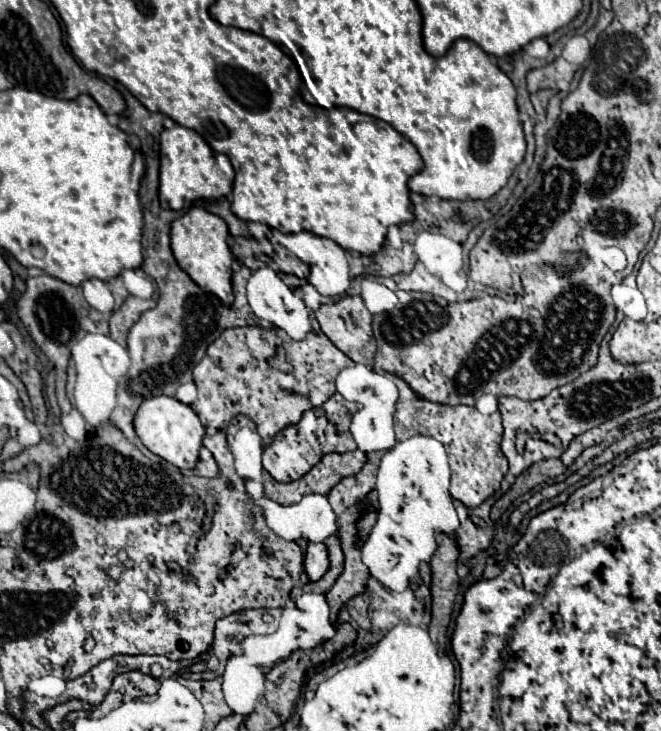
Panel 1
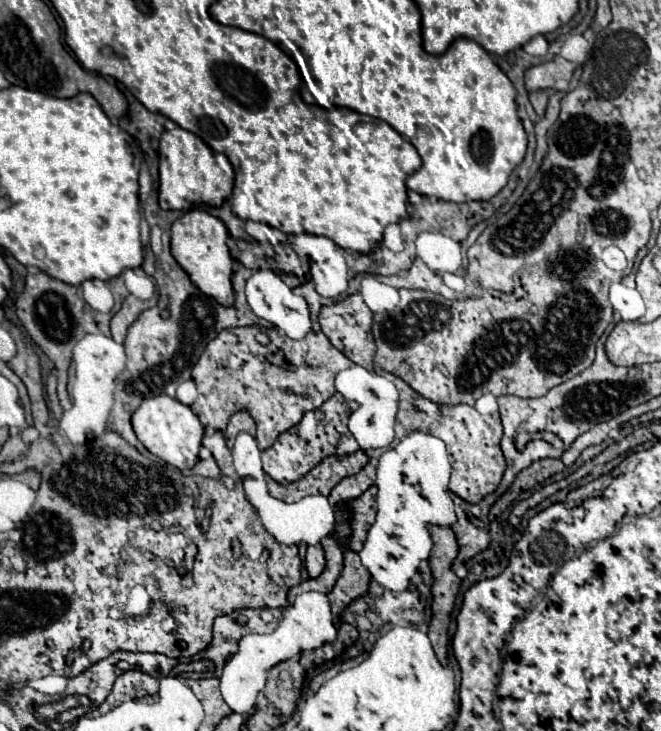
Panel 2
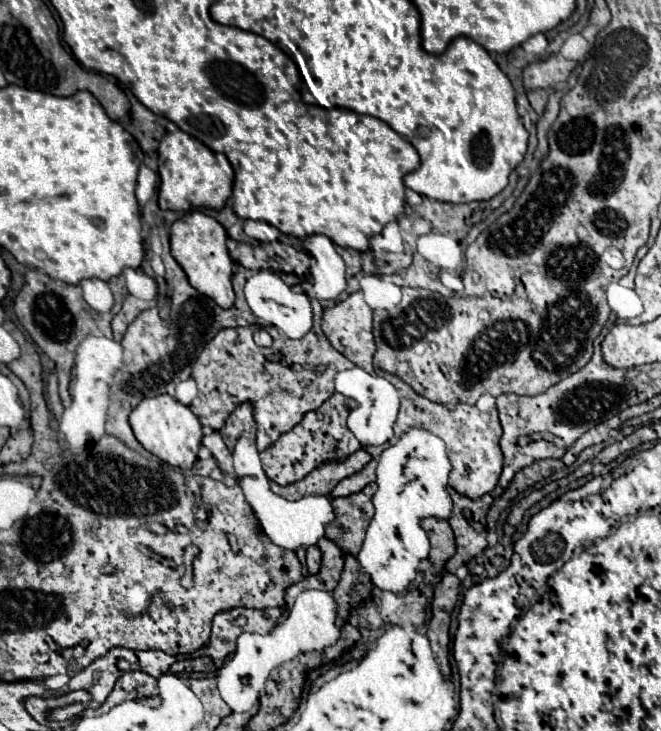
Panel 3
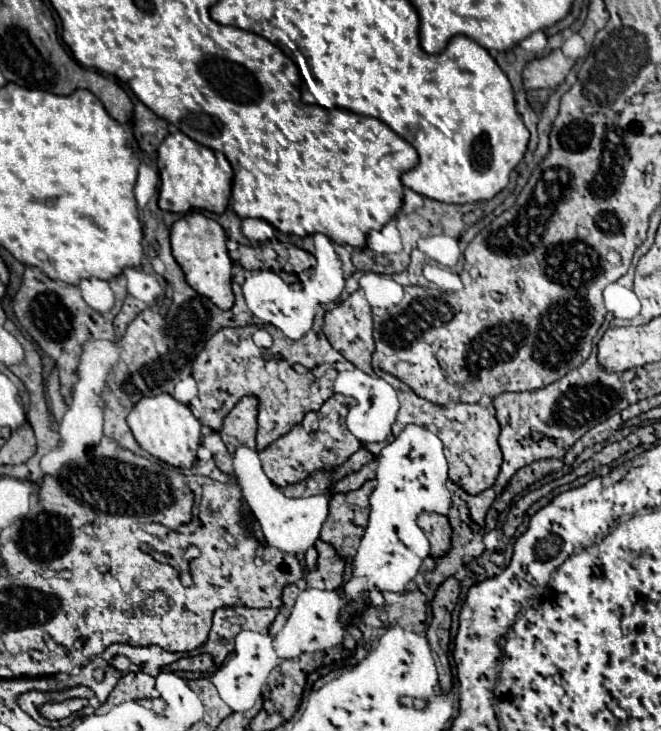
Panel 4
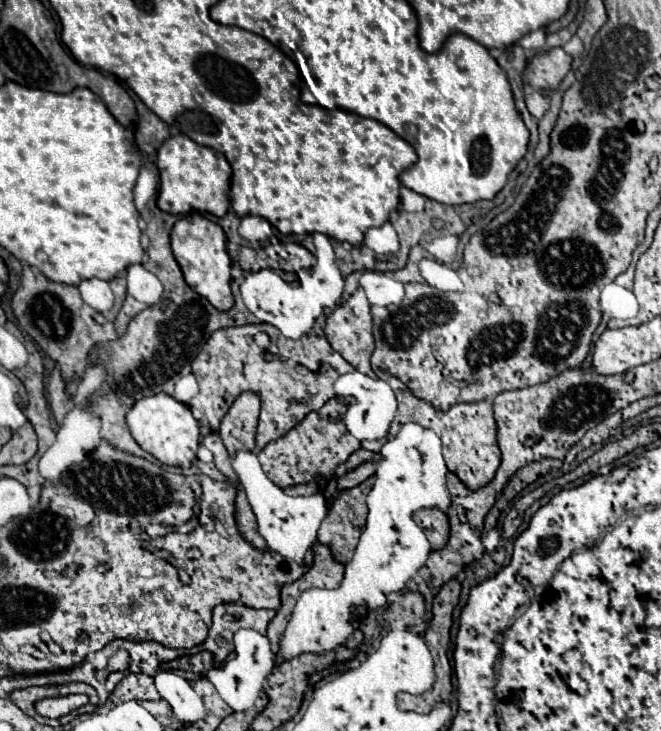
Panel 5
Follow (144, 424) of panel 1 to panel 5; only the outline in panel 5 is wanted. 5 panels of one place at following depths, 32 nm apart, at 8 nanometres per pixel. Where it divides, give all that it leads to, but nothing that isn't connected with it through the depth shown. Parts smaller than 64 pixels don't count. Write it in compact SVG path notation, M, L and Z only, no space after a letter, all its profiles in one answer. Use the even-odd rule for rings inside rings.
M156 394L138 400L126 416L128 428L138 442L138 446L158 458L162 464L190 468L192 460L196 458L196 450L200 446L200 424L192 416L190 408L168 394Z

